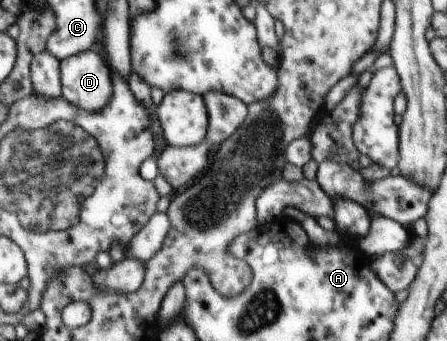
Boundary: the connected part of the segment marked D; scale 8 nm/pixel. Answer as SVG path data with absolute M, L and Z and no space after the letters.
M95 50L63 59L60 71L64 99L88 113L102 111L112 97L110 70L103 55Z

